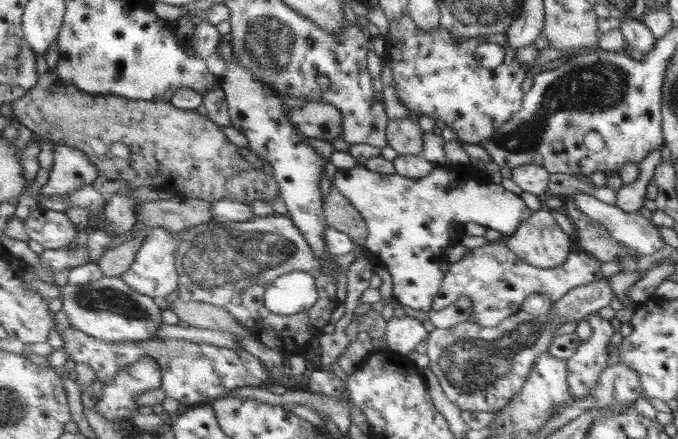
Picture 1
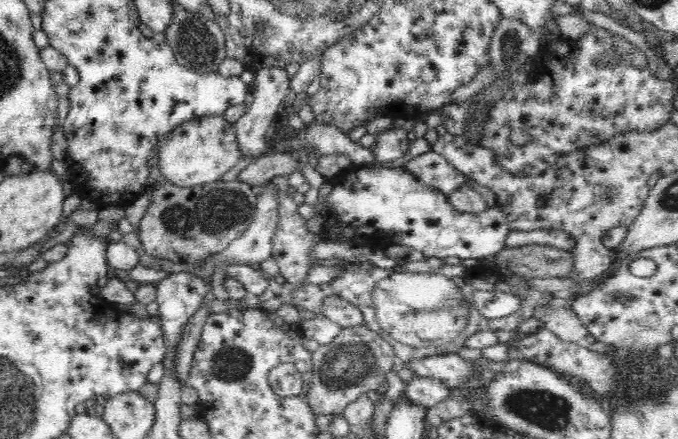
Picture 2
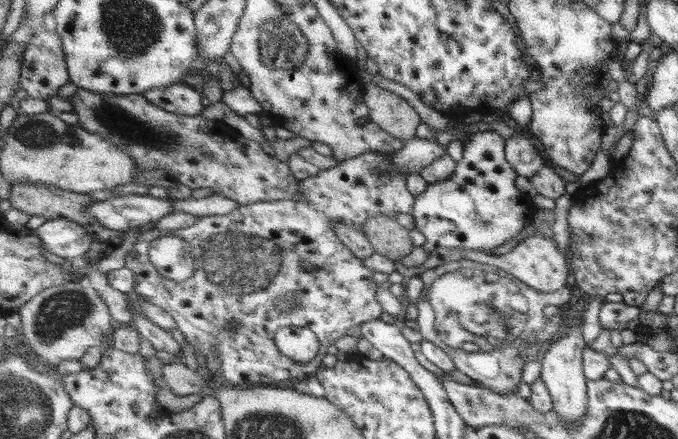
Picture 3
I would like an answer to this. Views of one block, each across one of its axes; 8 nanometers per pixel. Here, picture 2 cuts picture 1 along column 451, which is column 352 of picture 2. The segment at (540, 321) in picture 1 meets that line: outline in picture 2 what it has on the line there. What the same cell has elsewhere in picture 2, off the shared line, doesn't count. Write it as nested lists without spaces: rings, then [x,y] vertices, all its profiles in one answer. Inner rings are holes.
[[[360,325],[356,329],[342,330],[334,342],[321,346],[313,353],[313,378],[307,395],[307,406],[311,414],[319,415],[342,414],[349,403],[356,401],[370,390],[377,392],[387,380],[387,373],[393,368],[395,357],[394,347],[390,346],[378,332],[370,331]]]

